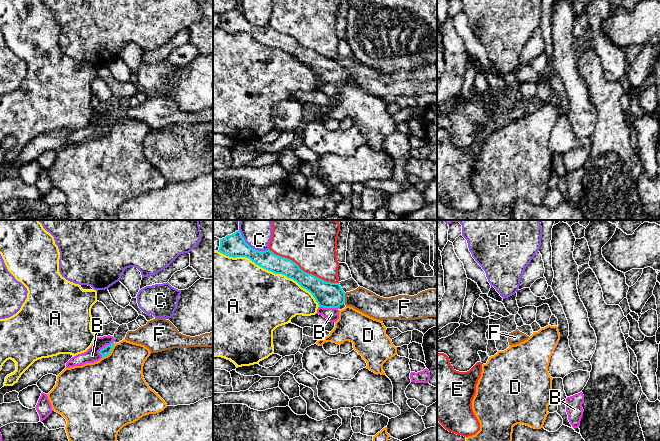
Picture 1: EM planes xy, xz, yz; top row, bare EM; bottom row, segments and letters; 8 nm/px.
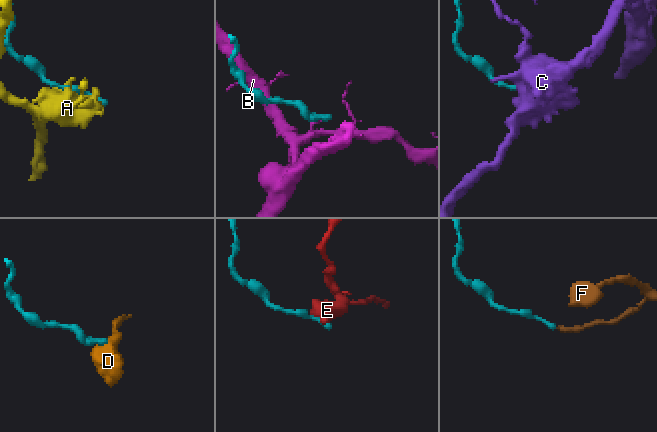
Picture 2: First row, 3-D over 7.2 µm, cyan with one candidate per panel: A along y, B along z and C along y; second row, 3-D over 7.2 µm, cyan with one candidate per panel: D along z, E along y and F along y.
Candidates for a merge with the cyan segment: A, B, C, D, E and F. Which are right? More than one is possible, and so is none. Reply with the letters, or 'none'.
F

